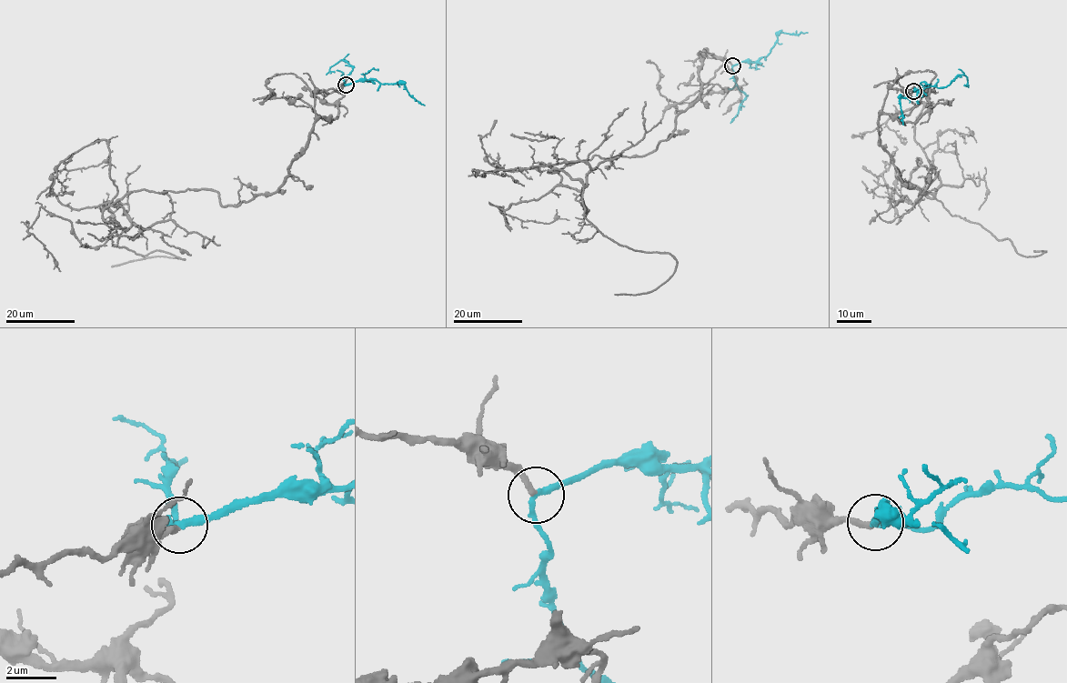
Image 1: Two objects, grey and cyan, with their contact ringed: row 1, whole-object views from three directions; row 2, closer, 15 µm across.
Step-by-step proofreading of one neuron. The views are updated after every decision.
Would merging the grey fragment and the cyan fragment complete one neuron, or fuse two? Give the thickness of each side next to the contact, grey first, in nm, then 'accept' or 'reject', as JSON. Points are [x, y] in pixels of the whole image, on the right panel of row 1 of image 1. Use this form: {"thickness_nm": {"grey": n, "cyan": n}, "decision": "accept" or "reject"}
{"thickness_nm": {"grey": 220, "cyan": 240}, "decision": "reject"}

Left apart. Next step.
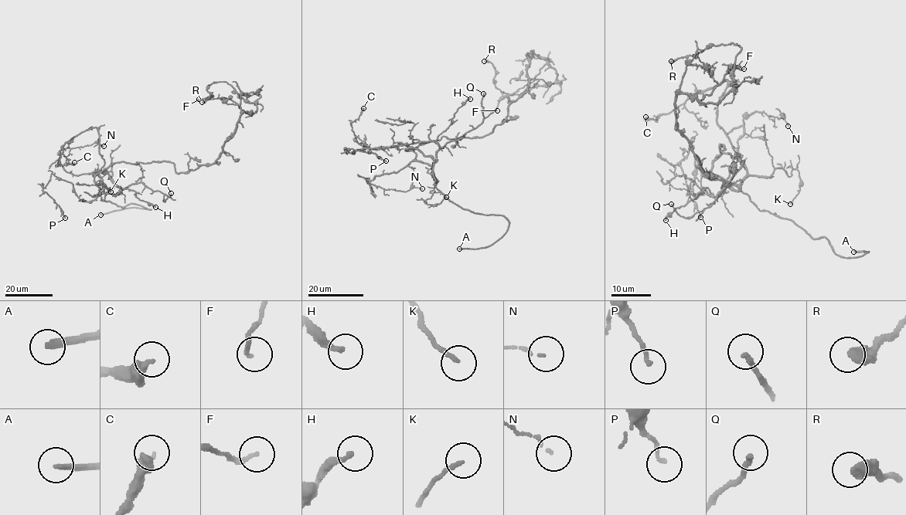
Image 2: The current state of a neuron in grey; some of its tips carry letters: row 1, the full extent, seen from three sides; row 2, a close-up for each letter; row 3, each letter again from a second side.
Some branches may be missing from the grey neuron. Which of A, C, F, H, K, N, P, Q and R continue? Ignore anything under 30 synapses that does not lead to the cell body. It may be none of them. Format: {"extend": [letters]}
{"extend": ["A"]}

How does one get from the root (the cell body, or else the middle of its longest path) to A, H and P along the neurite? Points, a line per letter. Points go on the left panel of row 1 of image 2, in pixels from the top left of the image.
A: (158, 161), (119, 162), (97, 173), (94, 181), (111, 190), (102, 199), (151, 210), (131, 207), (100, 215)
H: (158, 161), (112, 163), (94, 177), (106, 188), (117, 186), (118, 194), (134, 190), (155, 207)
P: (158, 161), (112, 163), (94, 181), (117, 186), (119, 193), (89, 201), (52, 174), (42, 190), (65, 218)

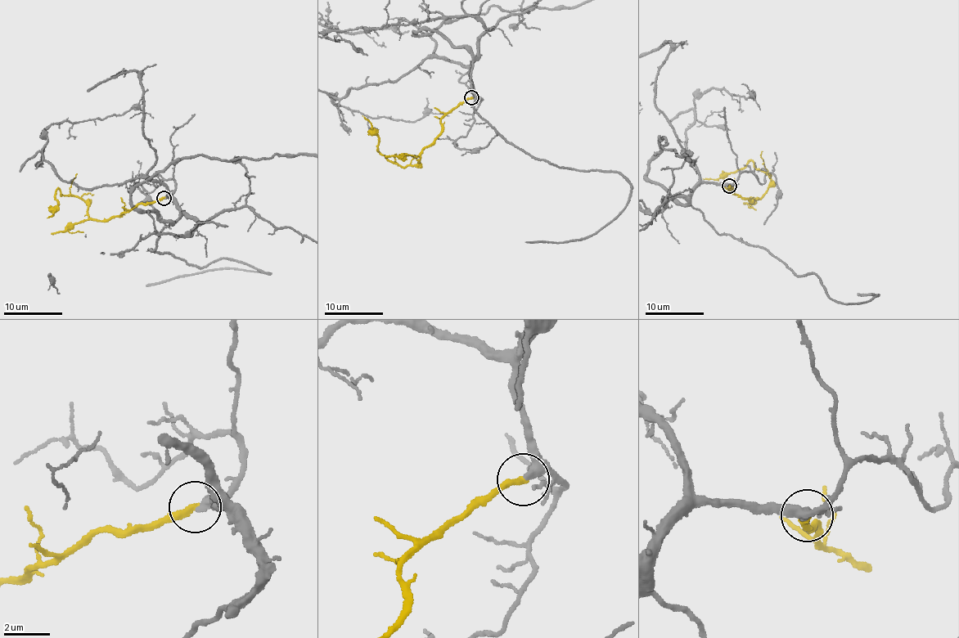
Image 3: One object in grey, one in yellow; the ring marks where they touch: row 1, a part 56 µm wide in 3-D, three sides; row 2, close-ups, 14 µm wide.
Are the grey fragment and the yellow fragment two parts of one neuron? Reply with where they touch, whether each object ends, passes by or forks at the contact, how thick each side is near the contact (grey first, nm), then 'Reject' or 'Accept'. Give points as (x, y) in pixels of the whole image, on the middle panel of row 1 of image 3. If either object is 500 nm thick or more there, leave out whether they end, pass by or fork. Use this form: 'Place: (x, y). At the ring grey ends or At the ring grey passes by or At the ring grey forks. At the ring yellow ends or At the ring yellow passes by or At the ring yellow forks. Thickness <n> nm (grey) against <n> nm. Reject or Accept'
Place: (471, 97). At the ring grey ends. At the ring yellow ends. Thickness 400 nm (grey) against 280 nm. Accept

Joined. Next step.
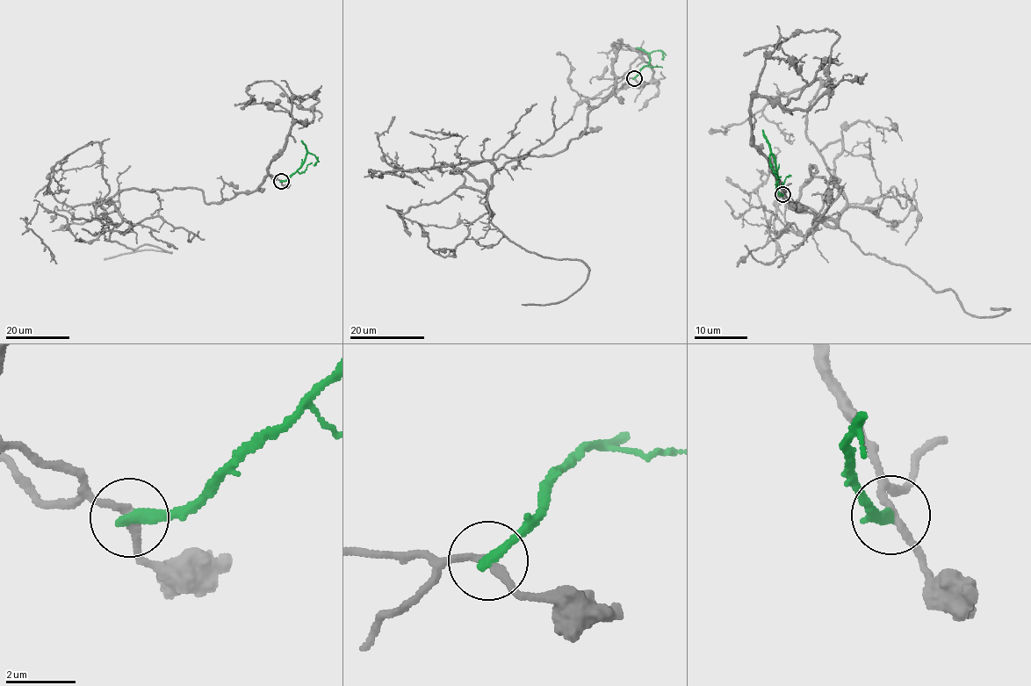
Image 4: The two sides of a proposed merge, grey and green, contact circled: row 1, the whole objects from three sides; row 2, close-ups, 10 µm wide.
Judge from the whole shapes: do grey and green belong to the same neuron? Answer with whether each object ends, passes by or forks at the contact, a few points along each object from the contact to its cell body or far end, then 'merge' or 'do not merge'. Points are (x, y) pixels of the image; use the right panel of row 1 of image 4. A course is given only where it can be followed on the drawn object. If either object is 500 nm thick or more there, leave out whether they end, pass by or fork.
grey passes by | green ends | grey via (783, 195), (816, 219), (841, 188), (811, 165), (798, 200), (836, 225), (779, 234), (774, 156), (784, 263) | green via (782, 195), (775, 184), (777, 175), (771, 154), (770, 165), (778, 177), (780, 176) | do not merge

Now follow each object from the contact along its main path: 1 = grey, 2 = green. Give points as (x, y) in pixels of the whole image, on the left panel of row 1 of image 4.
1: (280, 181), (219, 203), (119, 191), (96, 214), (129, 231), (88, 241), (38, 205), (27, 227), (56, 263)
2: (281, 181), (300, 166), (308, 153), (316, 158), (317, 162), (314, 163)

